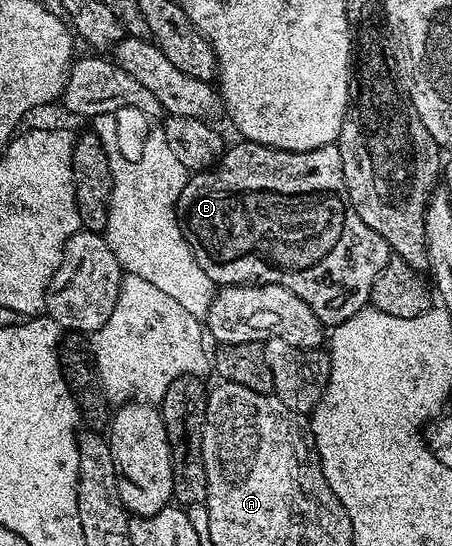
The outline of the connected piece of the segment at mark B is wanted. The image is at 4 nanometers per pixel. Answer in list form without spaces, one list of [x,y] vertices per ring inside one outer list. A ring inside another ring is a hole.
[[[242,141],[239,144],[239,147],[227,146],[222,152],[221,159],[214,164],[211,170],[191,174],[174,205],[174,213],[178,217],[182,236],[188,249],[192,249],[192,253],[196,257],[196,265],[200,265],[200,269],[204,269],[204,273],[208,273],[208,277],[216,285],[241,285],[243,283],[284,285],[284,289],[292,289],[292,293],[296,293],[296,297],[300,297],[306,302],[308,309],[312,309],[312,313],[316,313],[316,317],[323,325],[348,321],[348,317],[352,317],[361,307],[370,303],[372,285],[376,281],[380,269],[384,269],[384,265],[392,258],[392,252],[390,246],[384,241],[384,237],[380,237],[380,233],[376,233],[371,227],[364,225],[364,221],[360,221],[356,209],[352,209],[344,185],[344,173],[337,146],[331,145],[311,151],[281,151],[259,143]]]

